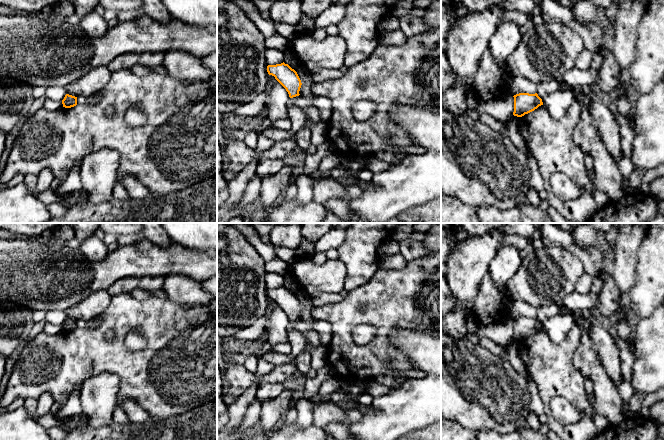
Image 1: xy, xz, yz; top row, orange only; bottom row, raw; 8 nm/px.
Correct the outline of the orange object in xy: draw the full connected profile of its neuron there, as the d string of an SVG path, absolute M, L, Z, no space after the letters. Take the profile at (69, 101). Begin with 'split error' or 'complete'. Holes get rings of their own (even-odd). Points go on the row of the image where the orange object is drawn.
complete | M66 94L62 100L63 107L71 108L77 105L77 97Z

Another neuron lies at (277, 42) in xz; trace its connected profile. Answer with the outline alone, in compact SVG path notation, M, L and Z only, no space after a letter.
M275 34L271 37L265 38L265 46L267 49L275 49L280 51L285 51L288 47L288 39L282 37L279 34Z

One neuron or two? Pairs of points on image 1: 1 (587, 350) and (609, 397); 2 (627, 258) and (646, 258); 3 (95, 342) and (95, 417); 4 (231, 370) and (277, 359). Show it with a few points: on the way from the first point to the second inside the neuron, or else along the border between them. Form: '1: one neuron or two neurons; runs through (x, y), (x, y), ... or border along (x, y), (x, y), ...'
1: one neuron; runs through (588, 362), (597, 373), (603, 385)
2: two neurons; border along (644, 235), (638, 253), (637, 275), (634, 281)
3: two neurons; border along (118, 376), (101, 372), (89, 377), (80, 389)
4: two neurons; border along (292, 359), (275, 366)

